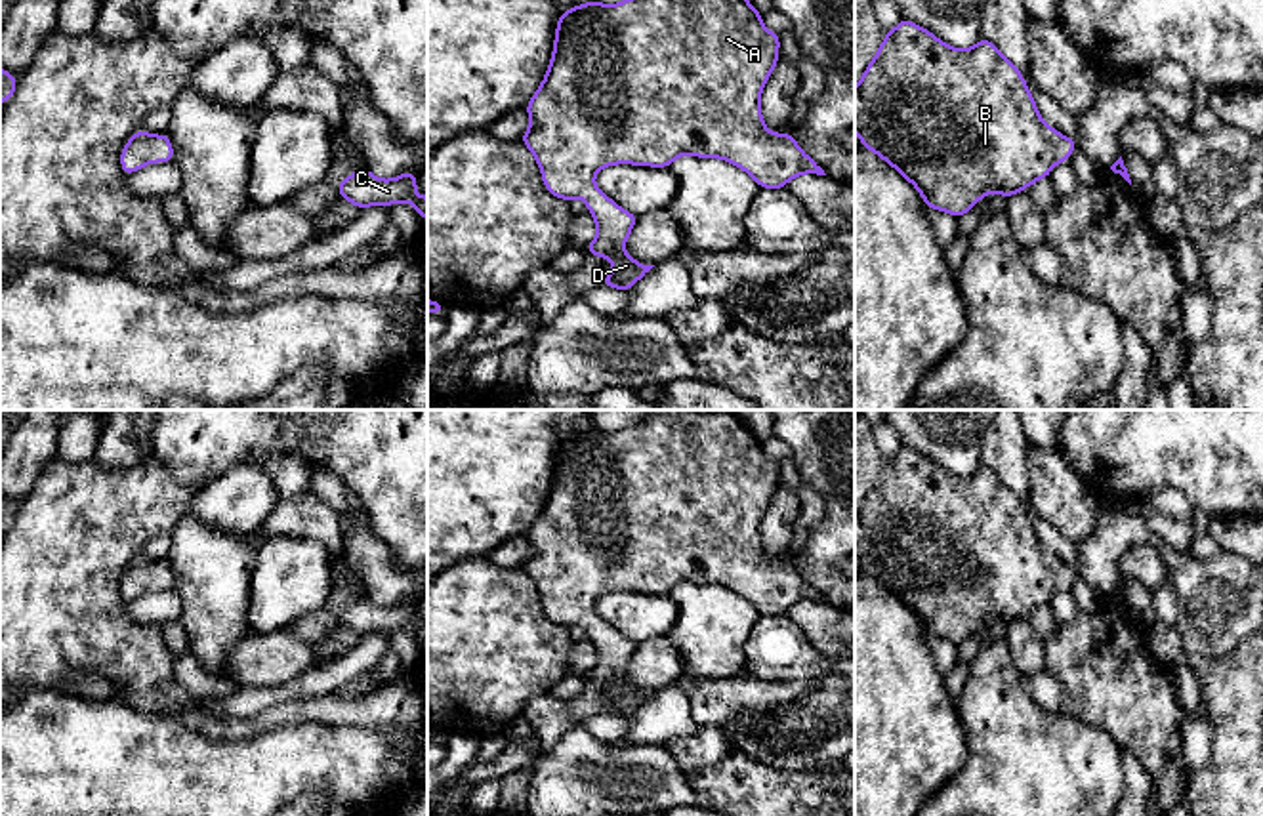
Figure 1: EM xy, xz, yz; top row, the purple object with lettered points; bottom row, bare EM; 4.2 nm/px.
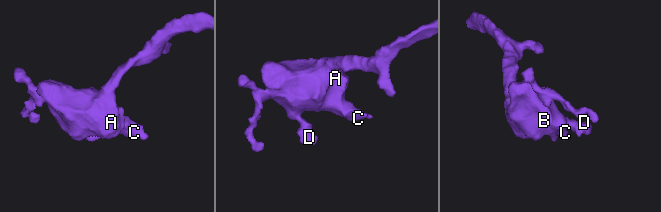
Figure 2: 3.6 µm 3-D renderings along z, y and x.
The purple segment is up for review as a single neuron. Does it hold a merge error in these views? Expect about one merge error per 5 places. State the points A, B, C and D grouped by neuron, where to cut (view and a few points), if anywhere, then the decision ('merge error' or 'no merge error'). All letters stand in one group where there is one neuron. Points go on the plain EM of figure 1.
groups A B C D; cut none; no merge error

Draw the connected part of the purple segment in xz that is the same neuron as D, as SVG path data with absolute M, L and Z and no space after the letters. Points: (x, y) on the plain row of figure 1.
M652 410L633 425L605 433L597 427L559 442L551 490L544 509L527 530L530 553L523 561L534 581L549 622L567 629L582 623L597 650L597 663L584 679L614 690L601 713L630 717L654 692L628 684L624 671L637 643L622 637L593 612L605 593L635 591L668 595L683 581L723 585L750 601L761 616L782 616L803 601L826 602L796 570L792 561L773 561L761 545L759 524L778 488L780 463L767 458L761 440L746 427L736 410Z

